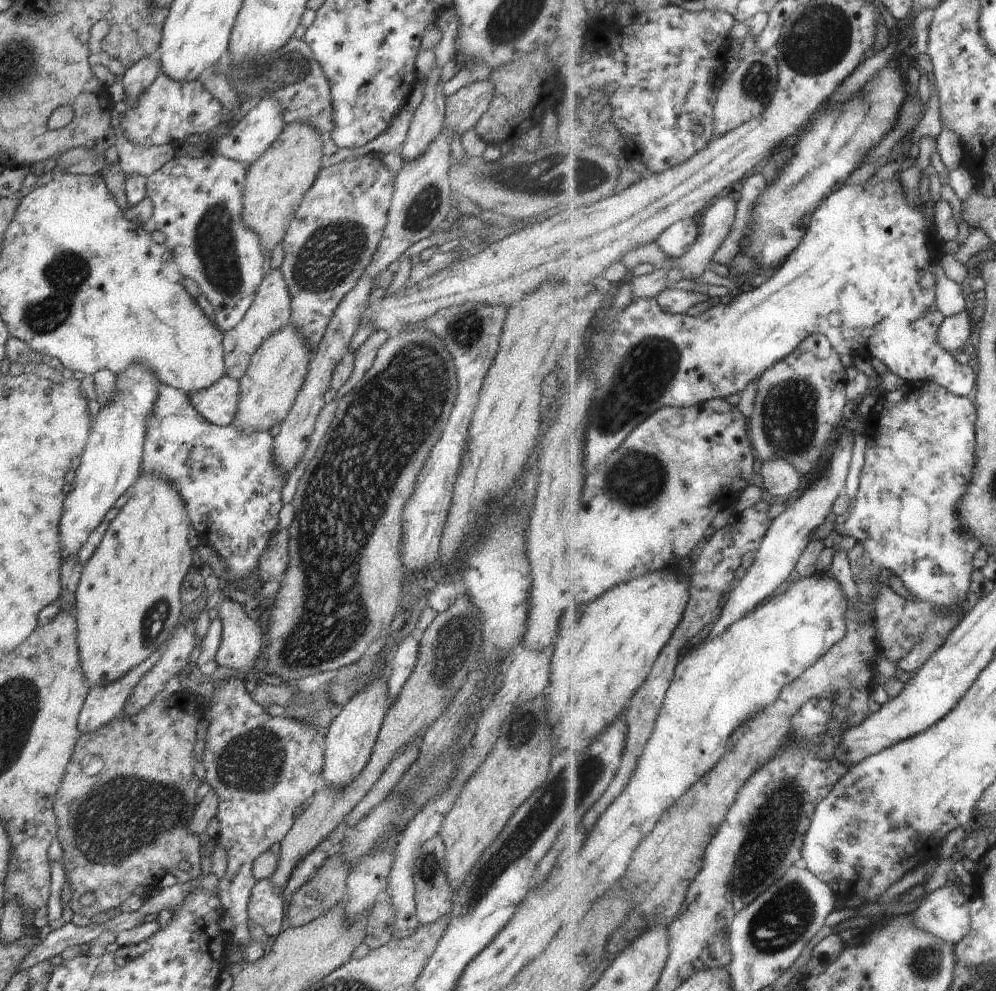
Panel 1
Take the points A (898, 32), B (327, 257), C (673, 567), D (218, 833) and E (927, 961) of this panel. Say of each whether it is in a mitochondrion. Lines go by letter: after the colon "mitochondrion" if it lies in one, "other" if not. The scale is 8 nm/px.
A: other
B: mitochondrion
C: other
D: other
E: mitochondrion

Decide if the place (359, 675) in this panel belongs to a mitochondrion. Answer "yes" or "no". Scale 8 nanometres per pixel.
yes

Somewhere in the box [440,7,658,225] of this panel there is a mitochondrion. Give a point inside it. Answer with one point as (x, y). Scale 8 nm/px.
(587, 175)

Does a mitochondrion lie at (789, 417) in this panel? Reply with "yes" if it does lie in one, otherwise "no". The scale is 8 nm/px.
yes

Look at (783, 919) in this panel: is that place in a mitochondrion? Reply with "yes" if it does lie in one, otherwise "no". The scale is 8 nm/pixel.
yes

